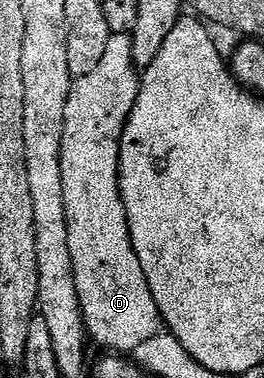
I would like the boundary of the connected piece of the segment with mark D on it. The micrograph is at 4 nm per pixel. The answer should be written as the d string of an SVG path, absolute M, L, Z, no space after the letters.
M111 35L100 65L73 84L68 97L68 109L64 109L62 176L68 217L68 249L72 252L74 262L76 293L80 297L80 309L89 342L107 347L105 350L110 353L133 353L140 349L140 345L144 345L144 341L152 341L152 337L159 335L164 327L156 297L152 297L152 289L148 285L148 277L144 277L144 269L140 269L140 257L136 257L132 249L128 217L118 184L118 143L136 105L139 82L130 35Z

